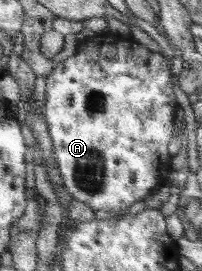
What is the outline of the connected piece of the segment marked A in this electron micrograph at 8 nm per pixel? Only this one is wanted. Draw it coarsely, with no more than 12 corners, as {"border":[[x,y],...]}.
{"border":[[80,42],[46,80],[65,186],[115,213],[170,184],[173,62]]}

